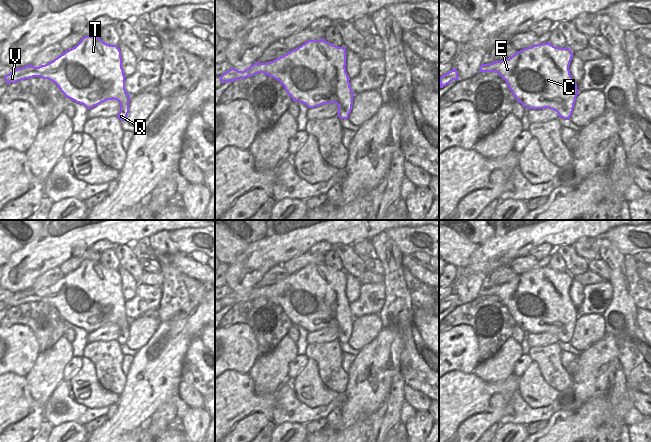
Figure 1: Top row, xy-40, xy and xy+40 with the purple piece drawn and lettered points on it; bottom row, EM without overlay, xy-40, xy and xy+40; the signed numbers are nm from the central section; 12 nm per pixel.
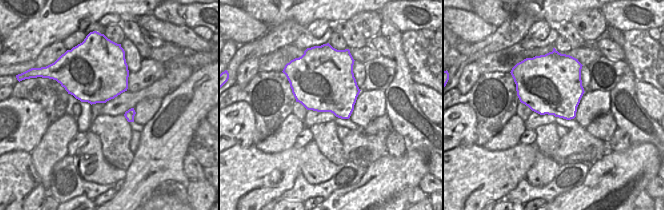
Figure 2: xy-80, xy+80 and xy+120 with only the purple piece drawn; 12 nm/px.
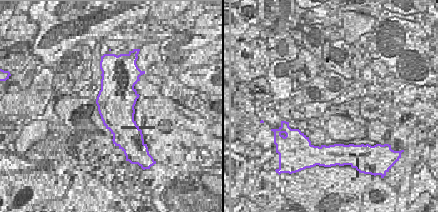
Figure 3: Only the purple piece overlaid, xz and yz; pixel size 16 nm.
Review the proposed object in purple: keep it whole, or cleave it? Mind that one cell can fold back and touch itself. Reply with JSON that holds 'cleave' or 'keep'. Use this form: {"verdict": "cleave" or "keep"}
{"verdict": "keep"}

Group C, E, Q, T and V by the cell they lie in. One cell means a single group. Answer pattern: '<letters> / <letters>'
C E Q T V

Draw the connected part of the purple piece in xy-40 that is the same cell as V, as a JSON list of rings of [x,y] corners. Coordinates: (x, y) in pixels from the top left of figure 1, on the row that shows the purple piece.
[[[84,36],[73,48],[65,51],[53,61],[34,67],[29,64],[17,68],[4,76],[7,84],[16,83],[21,80],[41,77],[55,83],[65,97],[91,109],[107,100],[117,100],[120,104],[120,111],[117,117],[126,121],[129,113],[130,95],[125,89],[124,70],[122,68],[121,51],[117,45],[110,45],[103,42],[99,37]]]

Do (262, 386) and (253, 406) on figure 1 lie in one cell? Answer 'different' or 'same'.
different

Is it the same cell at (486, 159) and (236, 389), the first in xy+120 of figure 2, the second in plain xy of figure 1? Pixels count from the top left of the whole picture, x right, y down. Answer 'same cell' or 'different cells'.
same cell

